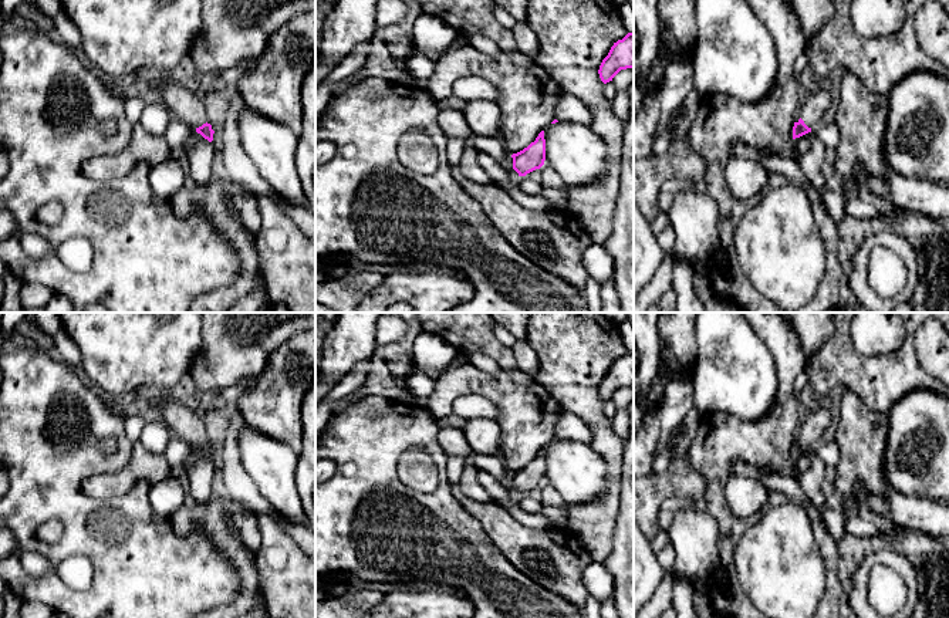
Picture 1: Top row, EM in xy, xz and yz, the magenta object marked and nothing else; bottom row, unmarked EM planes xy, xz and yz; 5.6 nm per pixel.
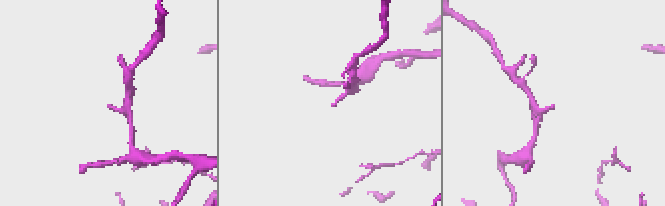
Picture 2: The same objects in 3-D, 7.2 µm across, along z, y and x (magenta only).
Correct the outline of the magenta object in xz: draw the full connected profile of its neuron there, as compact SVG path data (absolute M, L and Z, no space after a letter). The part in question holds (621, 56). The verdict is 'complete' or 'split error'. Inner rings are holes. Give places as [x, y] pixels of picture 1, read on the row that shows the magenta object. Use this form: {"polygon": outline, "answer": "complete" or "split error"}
{"polygon": "M634 31L628 33L611 47L608 55L602 60L598 74L604 84L627 68L634 68Z", "answer": "complete"}

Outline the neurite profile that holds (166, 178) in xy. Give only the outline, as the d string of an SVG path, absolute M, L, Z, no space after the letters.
M170 156L151 166L149 183L161 199L170 199L183 186L186 173L185 162Z

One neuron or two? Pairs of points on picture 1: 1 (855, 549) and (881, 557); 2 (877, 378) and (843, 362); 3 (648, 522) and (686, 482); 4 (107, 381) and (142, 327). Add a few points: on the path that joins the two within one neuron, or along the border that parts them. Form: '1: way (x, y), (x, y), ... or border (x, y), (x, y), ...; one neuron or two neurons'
1: border (902, 556), (894, 551), (874, 550), (863, 560); two neurons
2: way (868, 375), (851, 370); one neuron
3: way (648, 509), (674, 482); one neuron
4: way (112, 368), (121, 350), (129, 340); one neuron

